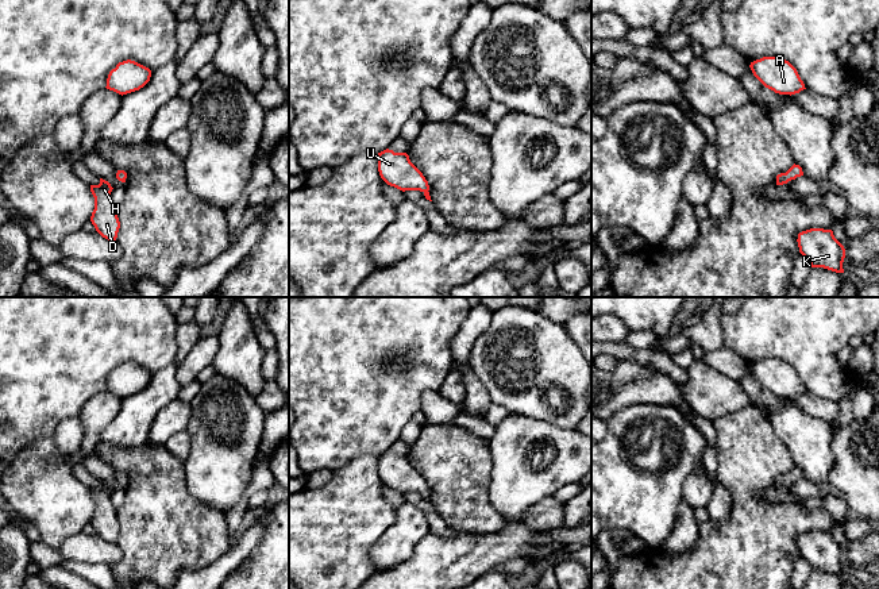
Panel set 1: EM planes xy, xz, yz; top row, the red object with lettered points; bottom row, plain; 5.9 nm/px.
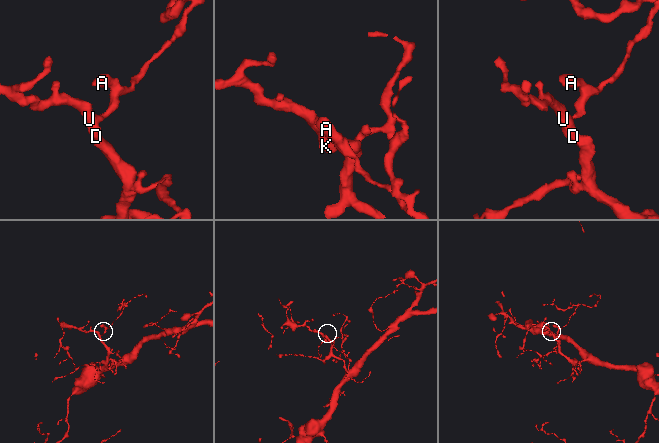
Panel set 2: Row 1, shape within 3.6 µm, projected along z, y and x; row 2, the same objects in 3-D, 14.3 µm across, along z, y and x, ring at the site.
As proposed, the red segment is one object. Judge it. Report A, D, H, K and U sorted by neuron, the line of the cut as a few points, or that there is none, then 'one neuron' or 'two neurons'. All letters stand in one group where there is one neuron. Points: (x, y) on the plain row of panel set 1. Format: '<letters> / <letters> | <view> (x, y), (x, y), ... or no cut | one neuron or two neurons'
A D H K U | no cut | one neuron

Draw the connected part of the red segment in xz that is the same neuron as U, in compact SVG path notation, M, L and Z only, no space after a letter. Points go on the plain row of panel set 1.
M383 453L378 455L378 474L381 481L390 489L402 494L420 493L431 503L429 488L423 476L410 465L406 455Z

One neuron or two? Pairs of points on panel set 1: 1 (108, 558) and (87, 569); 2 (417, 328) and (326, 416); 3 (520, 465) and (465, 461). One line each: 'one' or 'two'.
1: two
2: one
3: two

